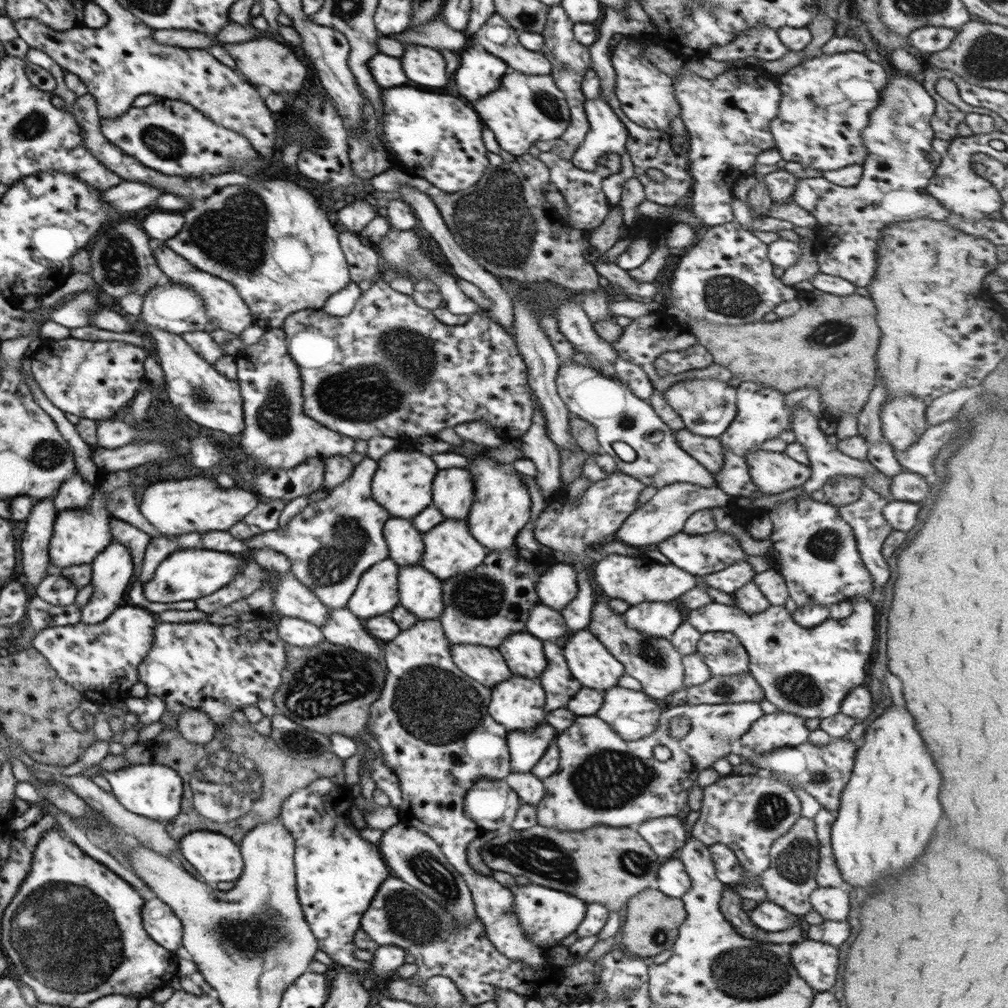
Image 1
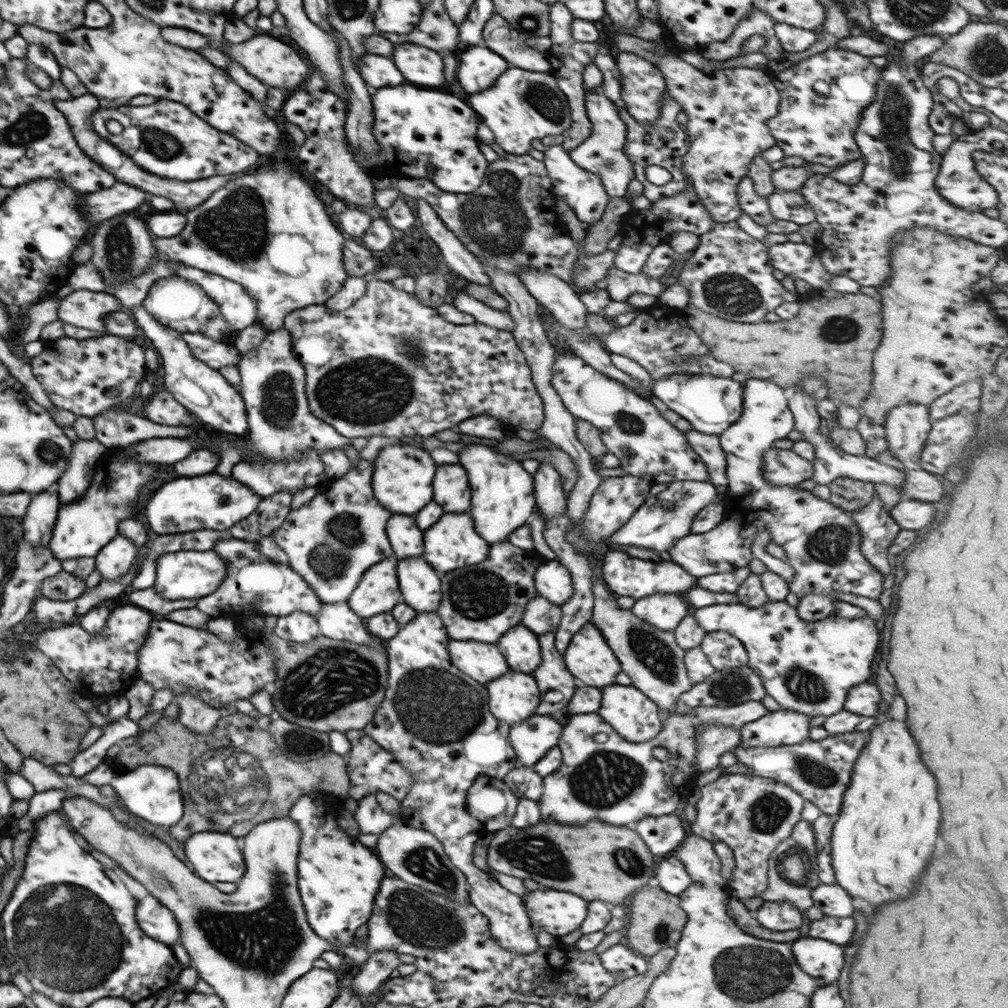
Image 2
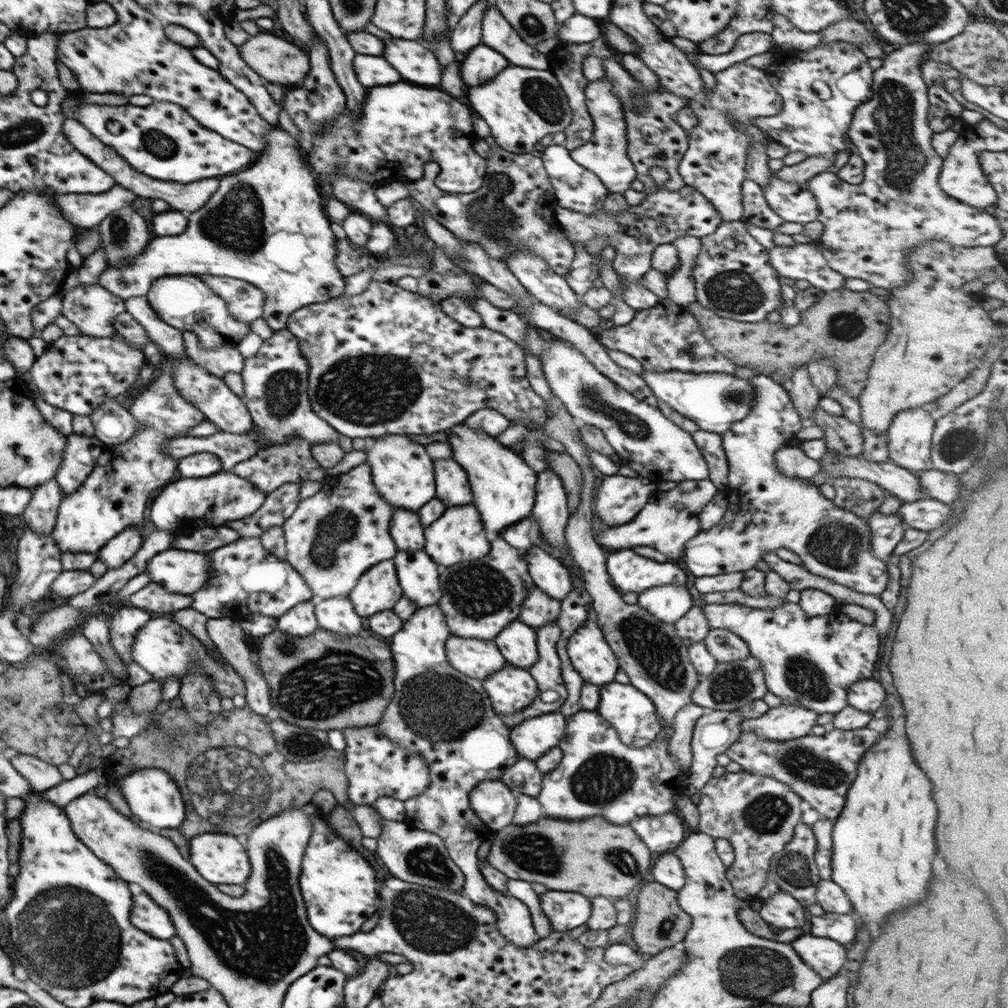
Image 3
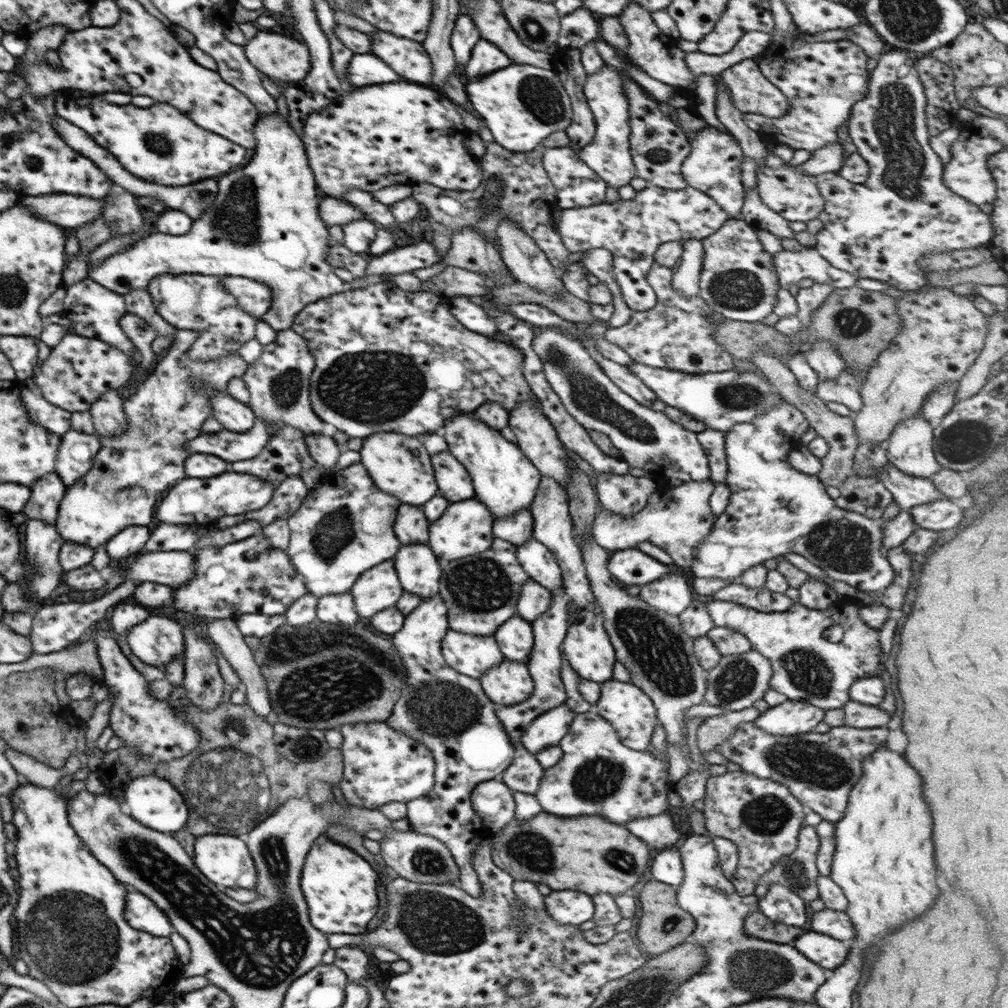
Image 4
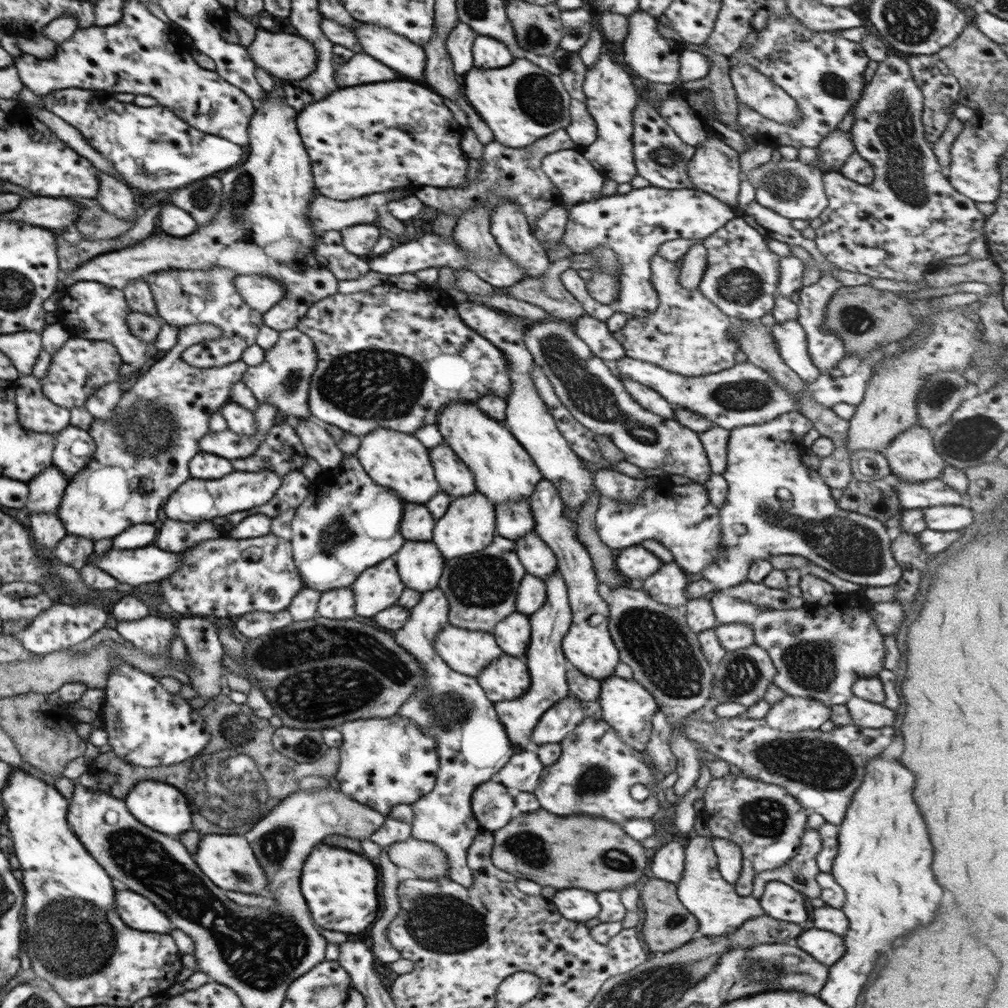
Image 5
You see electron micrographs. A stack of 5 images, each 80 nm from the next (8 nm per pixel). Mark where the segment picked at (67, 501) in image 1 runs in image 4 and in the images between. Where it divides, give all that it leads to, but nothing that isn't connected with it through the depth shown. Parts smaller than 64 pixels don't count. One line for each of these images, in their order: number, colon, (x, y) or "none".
2: (86, 454)
3: (80, 453)
4: (75, 451)

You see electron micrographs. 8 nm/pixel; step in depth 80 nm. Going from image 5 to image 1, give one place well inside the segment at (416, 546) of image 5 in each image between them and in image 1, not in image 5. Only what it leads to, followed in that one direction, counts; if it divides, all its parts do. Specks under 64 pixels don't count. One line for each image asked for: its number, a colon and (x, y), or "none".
1: (419, 592)
2: (419, 587)
3: (417, 576)
4: (417, 569)

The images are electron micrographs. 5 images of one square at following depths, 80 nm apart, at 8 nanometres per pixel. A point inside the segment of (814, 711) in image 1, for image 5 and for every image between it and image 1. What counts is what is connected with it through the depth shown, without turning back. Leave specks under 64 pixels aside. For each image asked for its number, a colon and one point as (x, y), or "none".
2: (808, 667)
3: (811, 662)
4: (815, 656)
5: (818, 653)

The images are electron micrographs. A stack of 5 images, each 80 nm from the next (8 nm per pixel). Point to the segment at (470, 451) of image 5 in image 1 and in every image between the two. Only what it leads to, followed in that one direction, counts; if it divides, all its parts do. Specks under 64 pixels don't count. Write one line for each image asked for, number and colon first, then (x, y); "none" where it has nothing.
1: (500, 508)
2: (501, 496)
3: (502, 486)
4: (503, 480)

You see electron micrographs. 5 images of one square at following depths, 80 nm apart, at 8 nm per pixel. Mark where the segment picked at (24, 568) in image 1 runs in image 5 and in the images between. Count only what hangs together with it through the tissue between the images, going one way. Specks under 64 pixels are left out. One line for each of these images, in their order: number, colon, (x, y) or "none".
2: (37, 522)
3: (39, 514)
4: (45, 494)
5: (45, 489)

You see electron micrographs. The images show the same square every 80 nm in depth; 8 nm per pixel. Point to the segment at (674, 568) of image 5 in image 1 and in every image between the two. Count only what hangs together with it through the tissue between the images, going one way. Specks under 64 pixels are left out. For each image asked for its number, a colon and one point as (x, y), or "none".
1: (659, 619)
2: (663, 611)
3: (667, 603)
4: (671, 594)

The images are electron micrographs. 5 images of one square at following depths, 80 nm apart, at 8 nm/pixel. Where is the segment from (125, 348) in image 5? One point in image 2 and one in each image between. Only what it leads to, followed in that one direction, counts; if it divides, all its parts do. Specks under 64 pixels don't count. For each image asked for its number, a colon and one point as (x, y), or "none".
2: (82, 308)
3: (91, 308)
4: (93, 311)

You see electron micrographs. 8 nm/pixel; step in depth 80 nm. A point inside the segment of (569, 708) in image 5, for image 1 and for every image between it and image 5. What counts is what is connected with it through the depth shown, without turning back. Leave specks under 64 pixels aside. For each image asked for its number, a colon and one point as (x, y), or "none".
1: (525, 747)
2: (530, 740)
3: (532, 737)
4: (549, 727)

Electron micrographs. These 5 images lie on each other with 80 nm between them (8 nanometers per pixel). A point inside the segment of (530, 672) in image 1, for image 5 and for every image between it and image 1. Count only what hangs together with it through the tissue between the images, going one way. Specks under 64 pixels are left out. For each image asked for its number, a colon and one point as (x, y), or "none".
2: (520, 648)
3: (517, 644)
4: (514, 638)
5: (511, 634)

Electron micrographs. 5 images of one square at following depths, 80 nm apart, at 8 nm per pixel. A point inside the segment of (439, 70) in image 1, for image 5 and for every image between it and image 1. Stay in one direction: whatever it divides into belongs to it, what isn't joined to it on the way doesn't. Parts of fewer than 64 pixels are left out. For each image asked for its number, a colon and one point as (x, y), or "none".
2: (419, 65)
3: (411, 59)
4: (405, 57)
5: (400, 54)

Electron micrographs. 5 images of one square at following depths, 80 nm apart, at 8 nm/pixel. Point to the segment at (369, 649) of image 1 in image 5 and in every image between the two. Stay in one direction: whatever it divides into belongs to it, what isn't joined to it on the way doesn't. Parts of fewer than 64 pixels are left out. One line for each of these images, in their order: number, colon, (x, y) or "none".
2: (336, 621)
3: (336, 615)
4: (333, 609)
5: (338, 604)

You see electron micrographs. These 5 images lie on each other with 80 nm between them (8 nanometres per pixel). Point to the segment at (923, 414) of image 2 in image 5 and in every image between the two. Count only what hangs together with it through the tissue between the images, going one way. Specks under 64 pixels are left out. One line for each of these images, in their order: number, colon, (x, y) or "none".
3: (908, 434)
4: (909, 448)
5: (911, 456)

